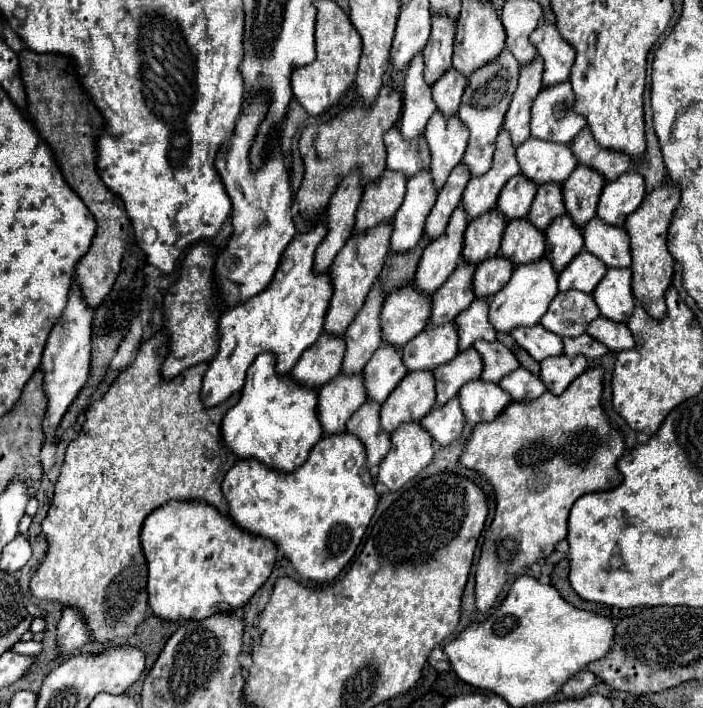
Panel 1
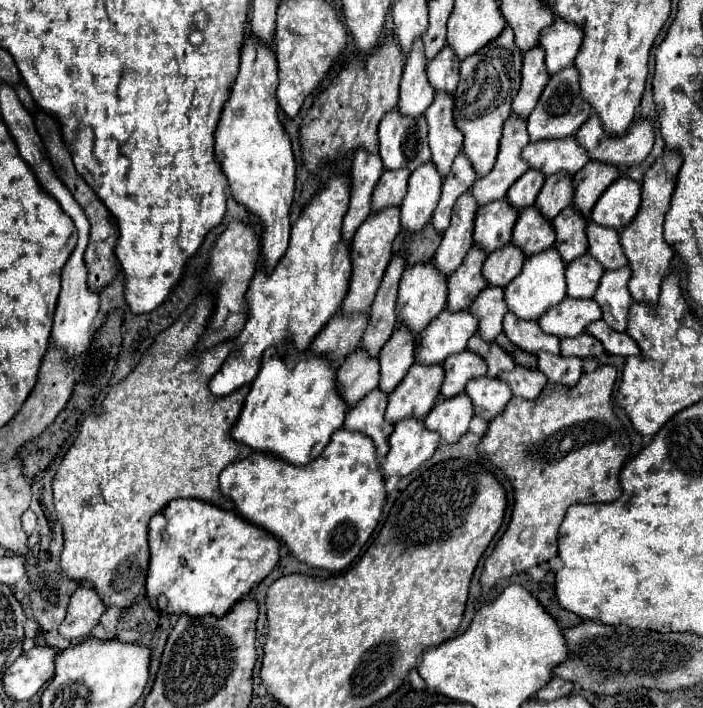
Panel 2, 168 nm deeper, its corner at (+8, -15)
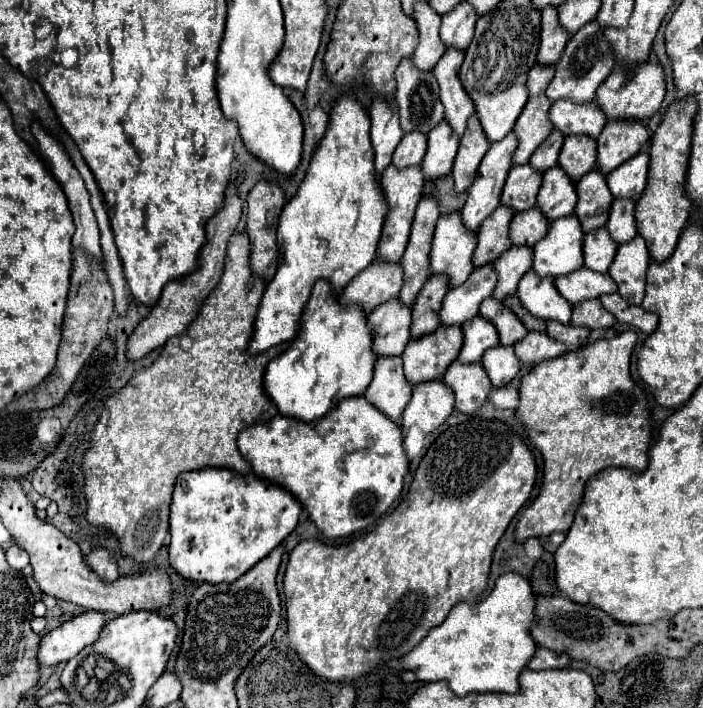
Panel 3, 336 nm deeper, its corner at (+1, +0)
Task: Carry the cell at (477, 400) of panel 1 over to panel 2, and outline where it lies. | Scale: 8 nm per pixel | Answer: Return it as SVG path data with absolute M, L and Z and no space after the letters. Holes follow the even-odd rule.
M481 376L469 380L465 392L469 394L475 414L483 416L485 420L493 420L505 404L511 400L511 388L507 382L491 376Z

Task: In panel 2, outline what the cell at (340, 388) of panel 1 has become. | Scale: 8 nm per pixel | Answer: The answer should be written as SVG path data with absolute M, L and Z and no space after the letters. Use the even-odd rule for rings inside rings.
M365 348L351 352L337 372L337 386L349 406L357 404L379 384L379 358L369 356Z

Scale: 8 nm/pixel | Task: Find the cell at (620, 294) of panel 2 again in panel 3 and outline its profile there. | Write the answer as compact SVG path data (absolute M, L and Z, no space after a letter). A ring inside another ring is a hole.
M640 235L618 247L608 275L616 281L618 293L624 297L624 301L628 301L628 305L640 305L644 299L648 263L648 249Z

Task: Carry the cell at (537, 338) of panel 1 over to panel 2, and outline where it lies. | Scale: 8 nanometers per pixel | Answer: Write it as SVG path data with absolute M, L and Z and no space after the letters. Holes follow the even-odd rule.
M507 312L503 320L503 330L515 346L527 352L535 354L539 350L547 350L559 354L559 338L553 334L545 334L535 320L519 320L513 312Z

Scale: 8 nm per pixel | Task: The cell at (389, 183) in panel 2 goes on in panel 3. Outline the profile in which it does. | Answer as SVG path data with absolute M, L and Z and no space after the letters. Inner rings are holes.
M412 131L408 135L402 137L400 145L394 151L392 157L392 165L396 169L406 169L406 167L414 167L420 165L420 161L424 159L426 153L426 135L422 135L420 131Z

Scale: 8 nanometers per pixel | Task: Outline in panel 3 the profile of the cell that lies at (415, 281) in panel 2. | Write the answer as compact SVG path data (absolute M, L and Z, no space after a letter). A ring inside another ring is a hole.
M452 213L452 215L444 215L438 219L438 225L434 229L434 237L432 237L432 247L430 247L430 275L446 275L448 277L448 287L456 287L462 285L468 275L472 273L472 251L476 247L476 233L468 231L462 221L460 221L460 213Z

